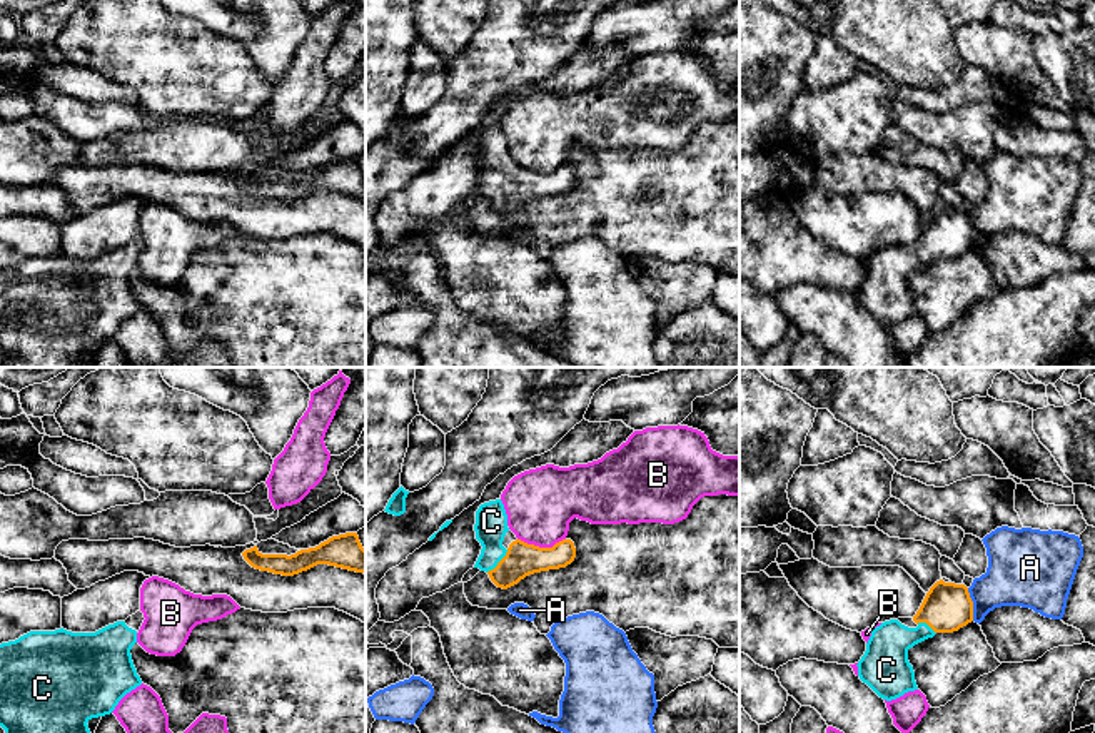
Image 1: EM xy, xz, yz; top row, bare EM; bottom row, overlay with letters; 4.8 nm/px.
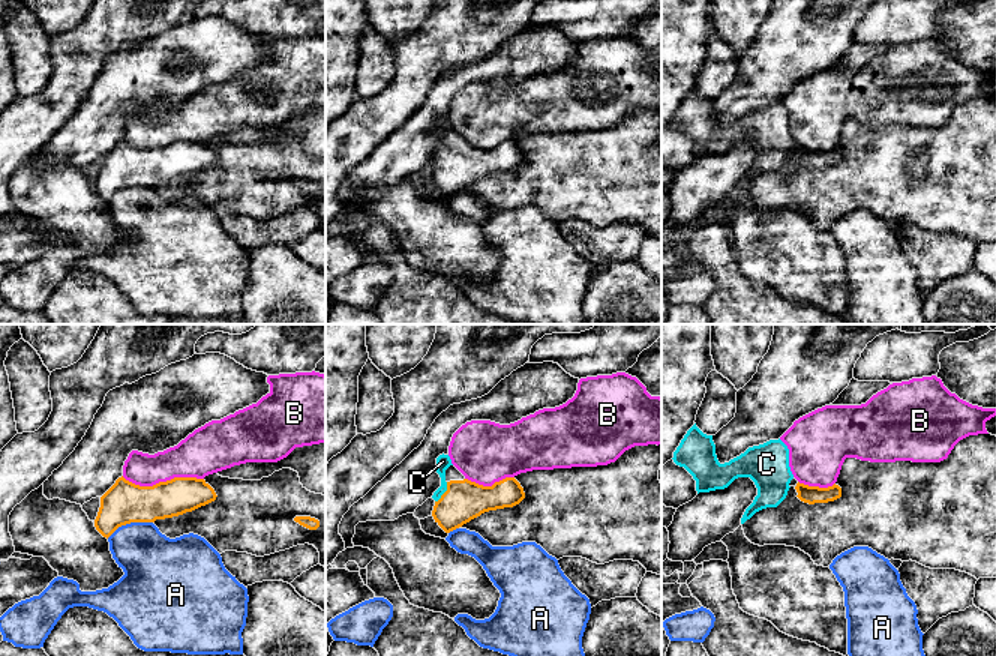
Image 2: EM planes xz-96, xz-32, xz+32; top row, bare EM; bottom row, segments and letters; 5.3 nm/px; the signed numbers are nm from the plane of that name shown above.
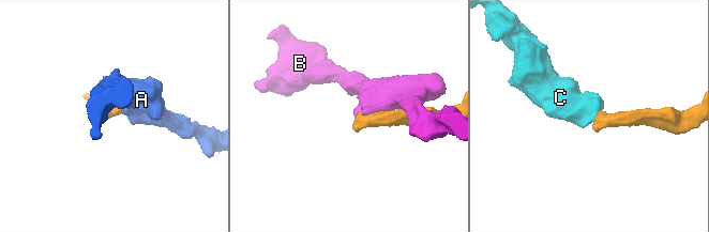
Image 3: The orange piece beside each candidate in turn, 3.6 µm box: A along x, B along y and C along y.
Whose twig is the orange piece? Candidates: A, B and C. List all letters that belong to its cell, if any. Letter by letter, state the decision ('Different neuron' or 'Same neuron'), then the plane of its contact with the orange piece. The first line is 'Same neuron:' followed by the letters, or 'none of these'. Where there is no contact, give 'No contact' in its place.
Same neuron: C
A: Different neuron. Touches orange in yz
B: Different neuron. Touches orange in xz
C: Same neuron. Touches orange in xz

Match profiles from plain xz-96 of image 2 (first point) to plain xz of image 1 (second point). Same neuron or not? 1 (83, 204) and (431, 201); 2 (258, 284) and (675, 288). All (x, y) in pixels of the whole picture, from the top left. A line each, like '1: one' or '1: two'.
1: two
2: two

